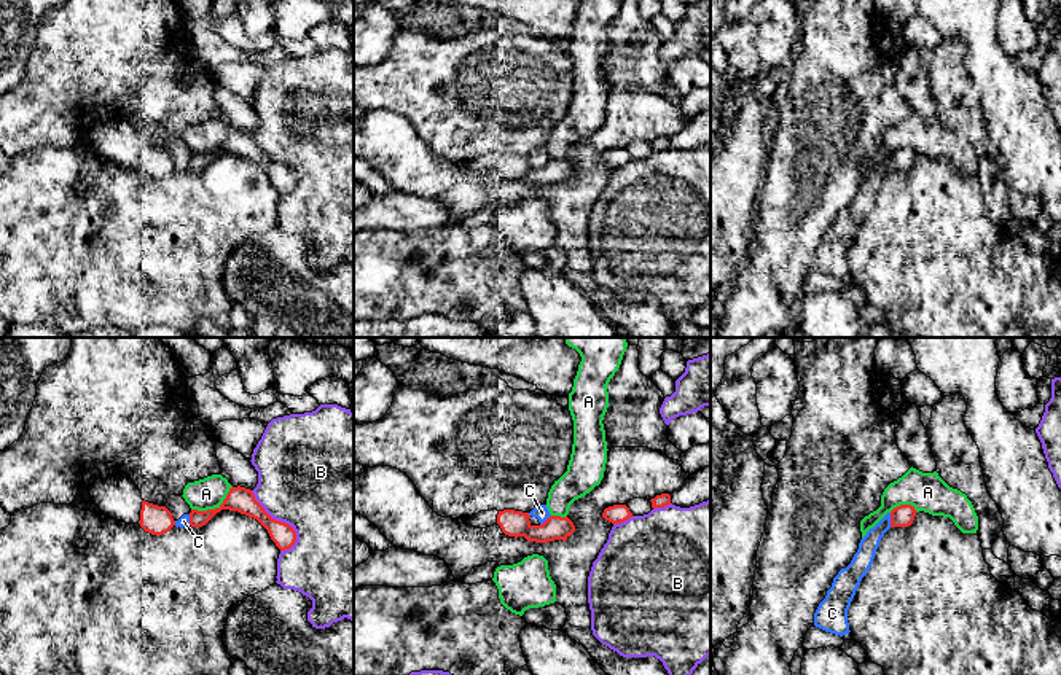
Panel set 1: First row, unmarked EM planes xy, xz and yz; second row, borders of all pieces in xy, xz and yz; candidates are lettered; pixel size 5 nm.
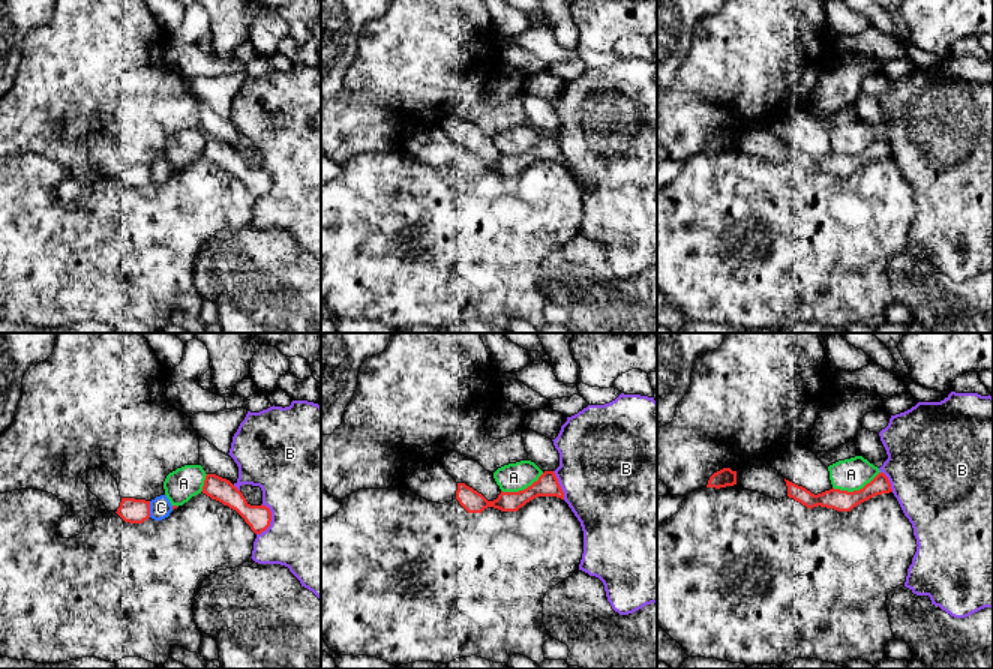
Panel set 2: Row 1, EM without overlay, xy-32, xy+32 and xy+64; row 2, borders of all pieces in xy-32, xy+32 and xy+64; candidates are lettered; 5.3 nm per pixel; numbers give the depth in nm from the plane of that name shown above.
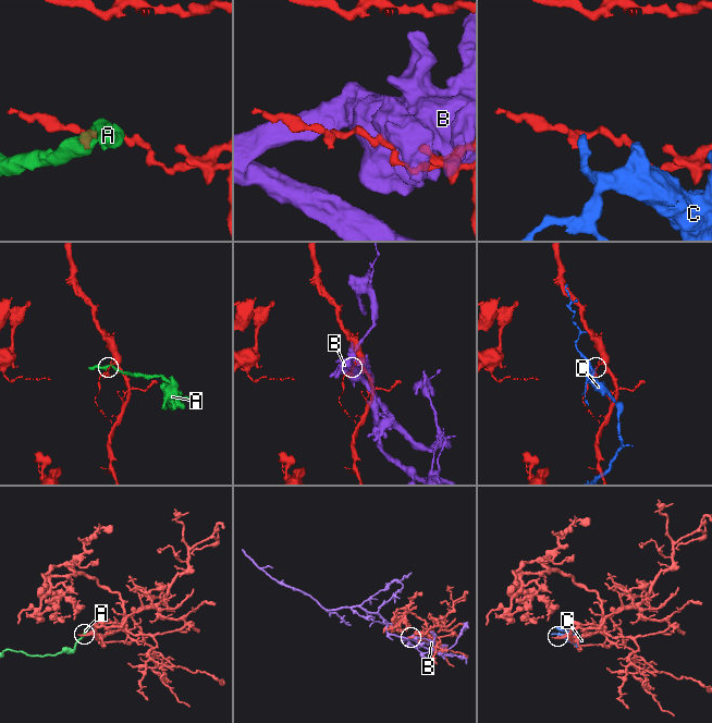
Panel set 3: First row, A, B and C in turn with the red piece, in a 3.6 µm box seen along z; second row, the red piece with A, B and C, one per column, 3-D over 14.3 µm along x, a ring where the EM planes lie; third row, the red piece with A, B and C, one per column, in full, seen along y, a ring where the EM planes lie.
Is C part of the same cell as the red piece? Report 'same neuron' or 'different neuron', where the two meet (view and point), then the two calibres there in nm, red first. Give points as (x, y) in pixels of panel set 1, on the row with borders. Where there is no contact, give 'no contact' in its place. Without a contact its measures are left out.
different neuron | yz (891, 519) | 110/100 nm

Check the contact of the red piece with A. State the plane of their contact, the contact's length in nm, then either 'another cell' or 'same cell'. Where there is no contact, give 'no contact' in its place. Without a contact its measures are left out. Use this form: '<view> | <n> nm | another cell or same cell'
xy | 240 nm | another cell

